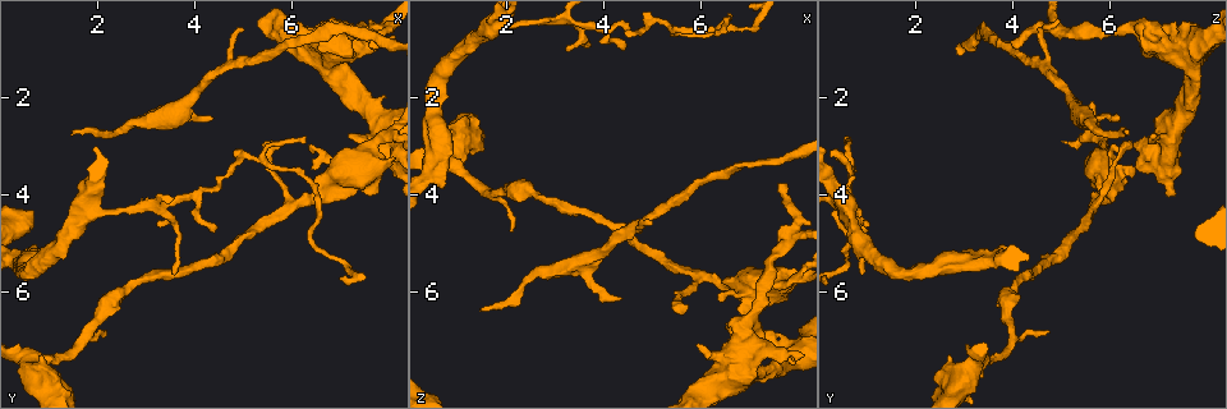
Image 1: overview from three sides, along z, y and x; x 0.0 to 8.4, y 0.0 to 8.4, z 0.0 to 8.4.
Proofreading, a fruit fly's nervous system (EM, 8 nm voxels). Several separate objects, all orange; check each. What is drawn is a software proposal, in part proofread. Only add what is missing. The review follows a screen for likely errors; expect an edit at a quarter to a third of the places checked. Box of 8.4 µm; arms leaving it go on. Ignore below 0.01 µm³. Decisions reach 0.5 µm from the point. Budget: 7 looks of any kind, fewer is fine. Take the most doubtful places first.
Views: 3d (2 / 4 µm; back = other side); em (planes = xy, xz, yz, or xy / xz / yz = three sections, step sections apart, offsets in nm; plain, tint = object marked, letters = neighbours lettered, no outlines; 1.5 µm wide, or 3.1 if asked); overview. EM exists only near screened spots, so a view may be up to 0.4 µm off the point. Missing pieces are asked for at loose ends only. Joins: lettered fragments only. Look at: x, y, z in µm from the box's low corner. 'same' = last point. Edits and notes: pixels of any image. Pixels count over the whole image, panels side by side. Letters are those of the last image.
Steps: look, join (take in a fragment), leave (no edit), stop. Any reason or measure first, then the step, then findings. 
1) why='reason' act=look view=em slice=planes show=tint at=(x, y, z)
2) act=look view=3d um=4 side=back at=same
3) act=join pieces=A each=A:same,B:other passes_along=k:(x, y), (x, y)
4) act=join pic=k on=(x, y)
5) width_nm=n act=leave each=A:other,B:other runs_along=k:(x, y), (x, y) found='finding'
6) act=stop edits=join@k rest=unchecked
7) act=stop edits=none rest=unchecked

act=look view=3d um=2 side=back at=(5.05, 0.60, 4.65)

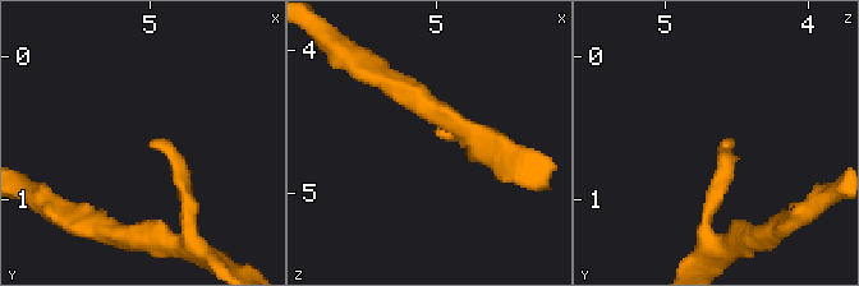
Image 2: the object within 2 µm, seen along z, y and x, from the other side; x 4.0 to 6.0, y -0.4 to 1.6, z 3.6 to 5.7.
act=look view=em slice=xy step=4 show=tint at=(5.00, 0.62, 4.58)

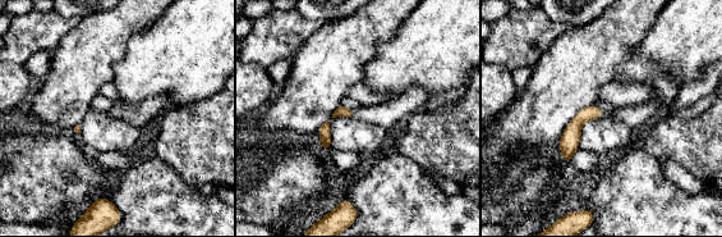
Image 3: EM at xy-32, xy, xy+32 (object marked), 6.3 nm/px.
why='another direction' act=look view=em slice=xz step=4 show=letters at=same

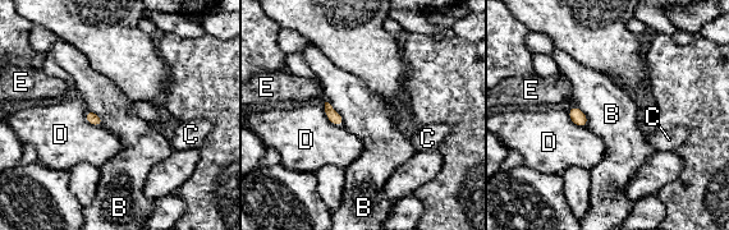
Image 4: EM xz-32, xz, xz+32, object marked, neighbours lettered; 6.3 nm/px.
longest_contact=D:200nm act=leave each=B:other,C:other,D:other,E:other border=4:(326, 101), (342, 116), (344, 125) found='no lettered fragment goes on from it'

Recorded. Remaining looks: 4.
why='free end' act=look view=em slice=xy step=4 show=letters at=(1.55, 2.75, 6.40)

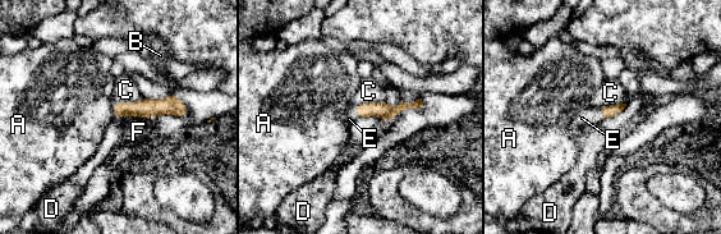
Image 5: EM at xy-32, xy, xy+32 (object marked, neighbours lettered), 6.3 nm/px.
act=look view=em slice=planes show=letters at=same

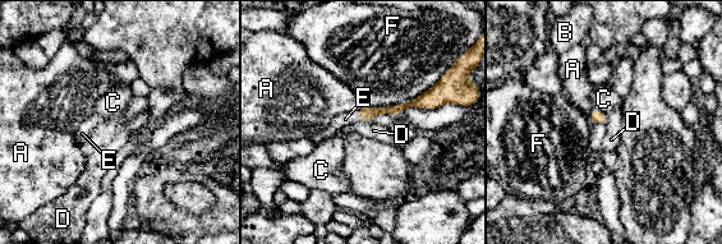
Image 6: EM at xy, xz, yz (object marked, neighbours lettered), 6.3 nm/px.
width_nm=90 act=join pieces=E each=A:other,B:other,C:other,D:other,E:same,F:other passes_along=6:(367, 114), (360, 116), (345, 119) found='the neuron continues'

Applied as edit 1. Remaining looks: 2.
act=stop edits=join@6 rest=unchecked

